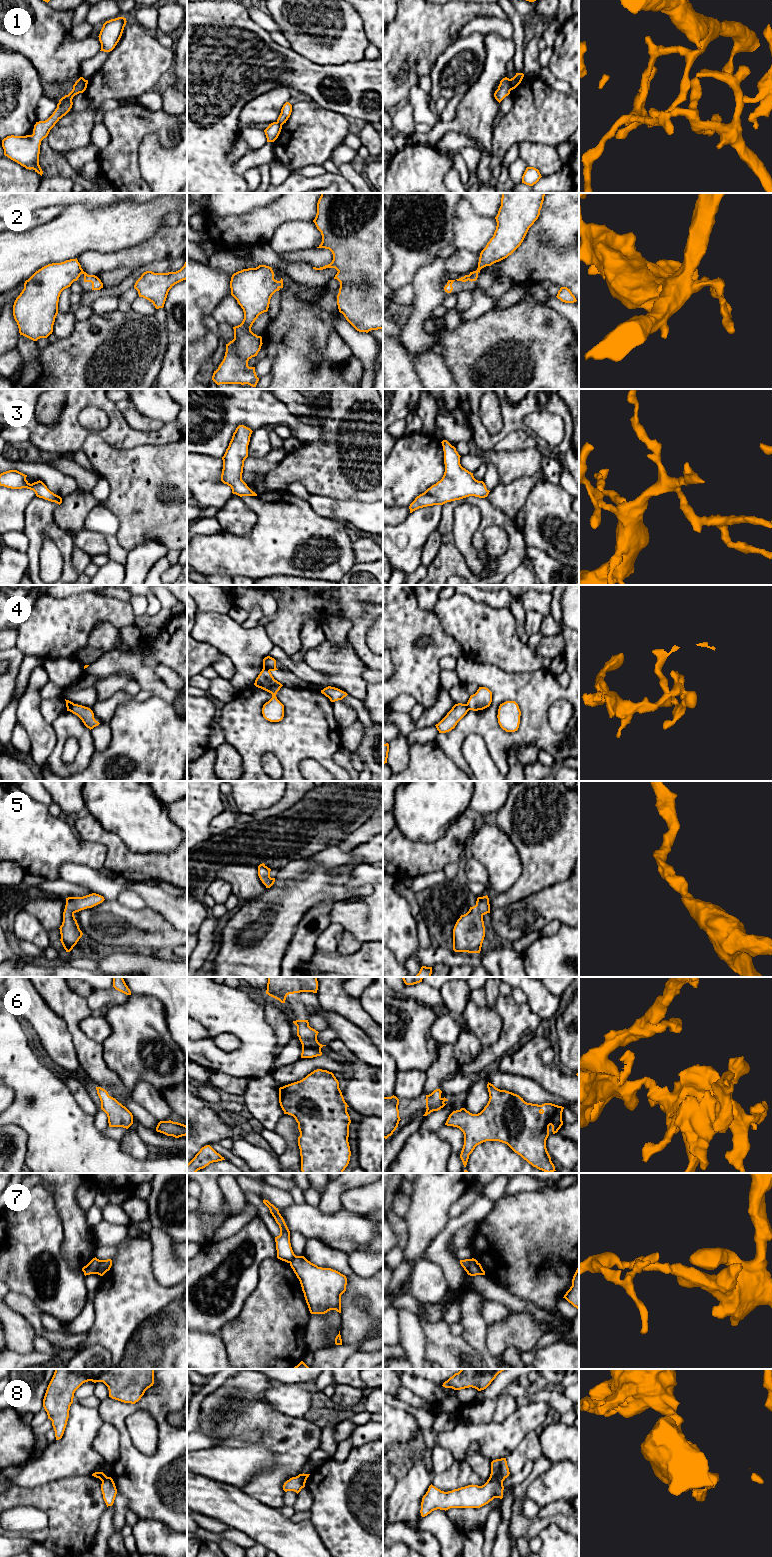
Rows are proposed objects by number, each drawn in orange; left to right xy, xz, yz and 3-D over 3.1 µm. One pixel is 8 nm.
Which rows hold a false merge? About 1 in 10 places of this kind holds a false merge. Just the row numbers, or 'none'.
1, 4, 7, 8

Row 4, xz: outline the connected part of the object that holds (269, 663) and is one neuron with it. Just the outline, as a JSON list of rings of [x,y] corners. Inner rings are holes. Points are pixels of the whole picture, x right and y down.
[[[267,656],[263,659],[263,668],[268,669],[270,671],[278,670],[276,668],[276,660],[270,656]]]

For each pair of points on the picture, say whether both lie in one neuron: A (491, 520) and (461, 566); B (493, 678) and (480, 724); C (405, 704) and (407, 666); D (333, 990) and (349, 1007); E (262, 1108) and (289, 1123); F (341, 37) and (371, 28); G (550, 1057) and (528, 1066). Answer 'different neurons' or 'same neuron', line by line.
A: same neuron
B: same neuron
C: different neurons
D: same neuron
E: different neurons
F: different neurons
G: different neurons

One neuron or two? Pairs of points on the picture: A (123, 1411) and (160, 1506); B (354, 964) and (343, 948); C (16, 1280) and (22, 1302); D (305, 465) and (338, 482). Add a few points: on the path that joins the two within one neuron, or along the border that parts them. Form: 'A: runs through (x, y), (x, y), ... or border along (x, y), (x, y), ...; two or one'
A: runs through (124, 1435), (133, 1469), (146, 1482); one
B: border along (362, 943), (352, 953), (341, 954), (336, 951); two
C: border along (10, 1290), (26, 1295), (37, 1307); two
D: runs through (313, 465), (322, 466), (330, 474); one

